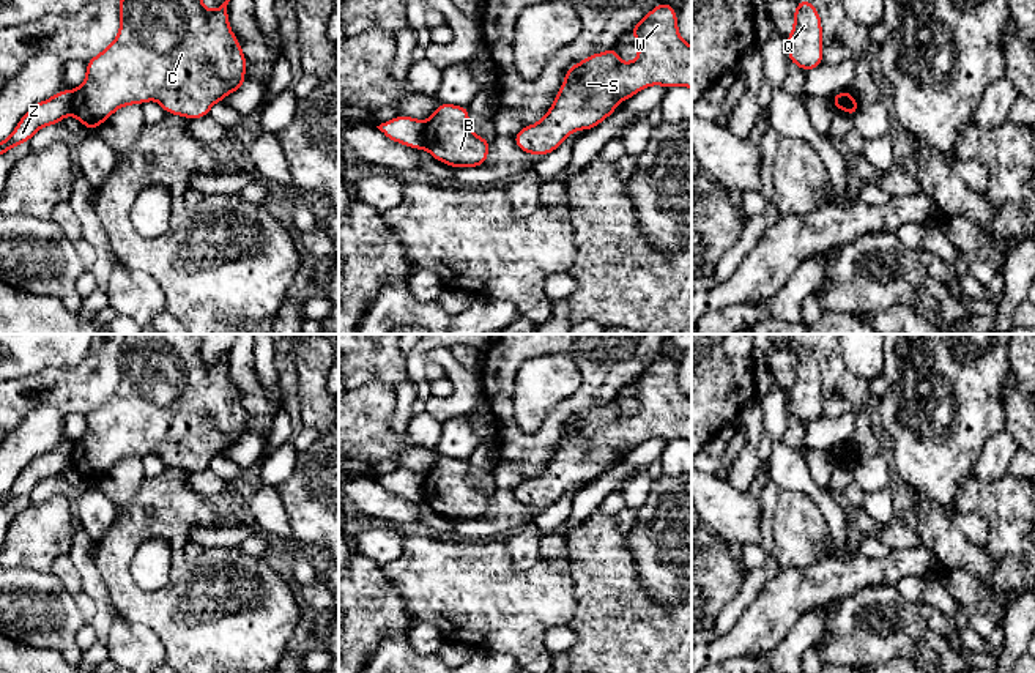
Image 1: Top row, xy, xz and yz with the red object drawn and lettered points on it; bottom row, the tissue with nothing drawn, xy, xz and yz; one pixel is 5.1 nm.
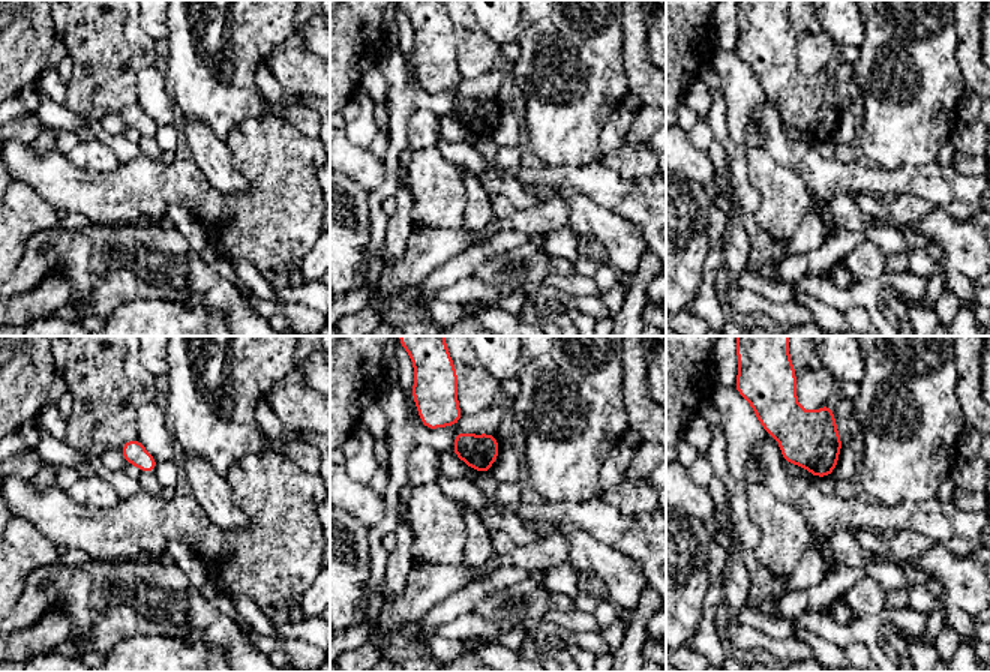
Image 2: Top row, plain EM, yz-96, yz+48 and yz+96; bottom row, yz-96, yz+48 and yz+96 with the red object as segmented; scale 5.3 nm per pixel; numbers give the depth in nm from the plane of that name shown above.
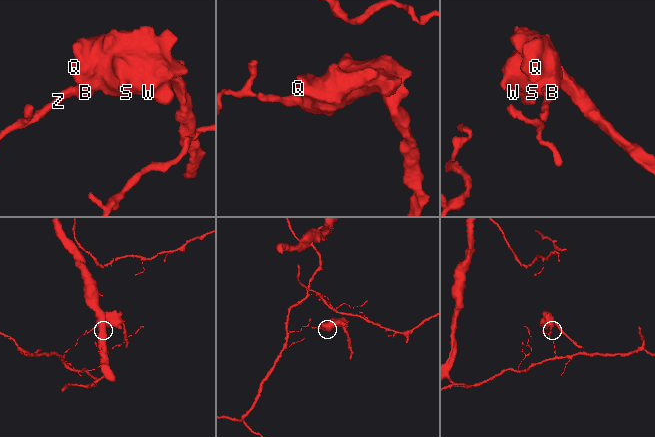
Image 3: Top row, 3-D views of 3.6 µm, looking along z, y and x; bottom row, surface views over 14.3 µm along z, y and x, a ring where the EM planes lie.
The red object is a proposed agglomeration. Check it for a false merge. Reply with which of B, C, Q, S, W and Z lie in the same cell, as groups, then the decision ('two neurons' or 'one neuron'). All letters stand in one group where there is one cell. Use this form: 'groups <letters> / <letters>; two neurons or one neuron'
groups B C Q S W / Z; two neurons

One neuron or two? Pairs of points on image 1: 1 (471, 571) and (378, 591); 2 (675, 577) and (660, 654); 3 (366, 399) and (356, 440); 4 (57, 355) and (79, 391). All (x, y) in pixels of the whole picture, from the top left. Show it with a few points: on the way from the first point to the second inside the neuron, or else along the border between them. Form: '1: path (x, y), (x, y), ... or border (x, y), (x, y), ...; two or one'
1: border (380, 566), (413, 620); two
2: border (640, 582), (654, 599), (675, 606); two
3: path (366, 409), (356, 431); one
4: border (89, 350), (76, 366), (48, 366), (27, 375); two

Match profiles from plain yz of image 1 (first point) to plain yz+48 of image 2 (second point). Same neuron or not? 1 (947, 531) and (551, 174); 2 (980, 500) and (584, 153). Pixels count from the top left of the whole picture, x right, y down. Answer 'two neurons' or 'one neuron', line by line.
1: two neurons
2: two neurons

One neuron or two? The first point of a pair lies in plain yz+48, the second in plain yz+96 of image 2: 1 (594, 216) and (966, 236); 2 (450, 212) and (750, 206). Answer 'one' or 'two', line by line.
1: one
2: two

